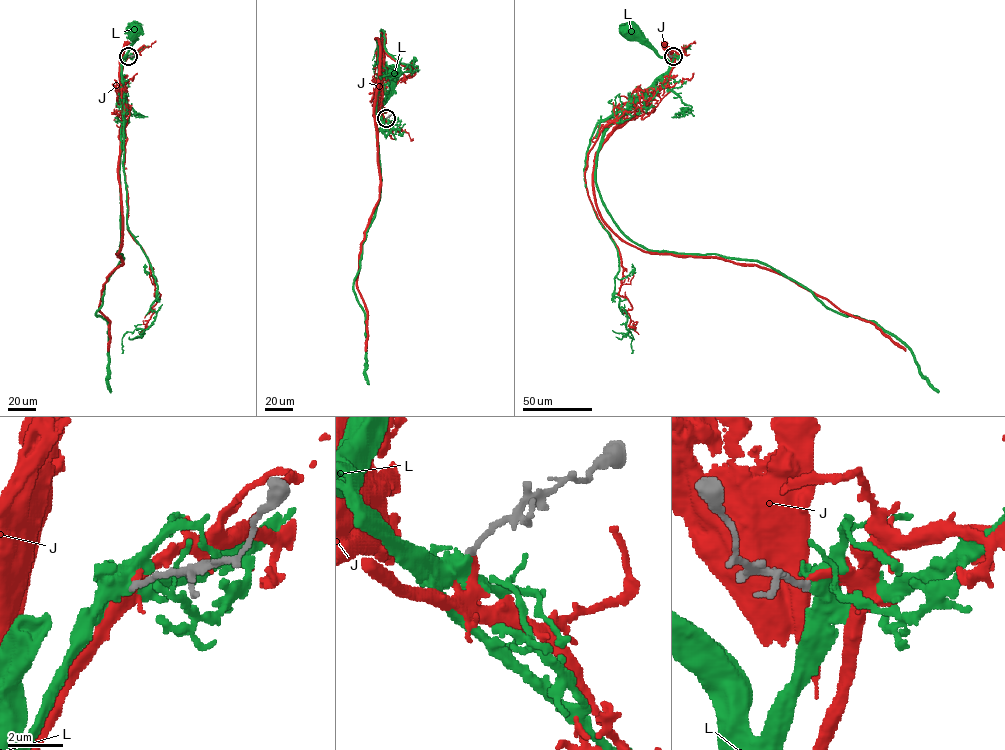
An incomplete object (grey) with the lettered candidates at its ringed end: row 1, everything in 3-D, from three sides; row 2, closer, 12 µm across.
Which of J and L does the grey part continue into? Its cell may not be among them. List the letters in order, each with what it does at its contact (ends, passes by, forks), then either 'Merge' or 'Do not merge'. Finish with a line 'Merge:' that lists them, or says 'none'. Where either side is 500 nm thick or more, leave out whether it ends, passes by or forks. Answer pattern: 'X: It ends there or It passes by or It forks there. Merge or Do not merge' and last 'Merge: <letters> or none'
J: It ends there. Do not merge
L: Merge
Merge: L

